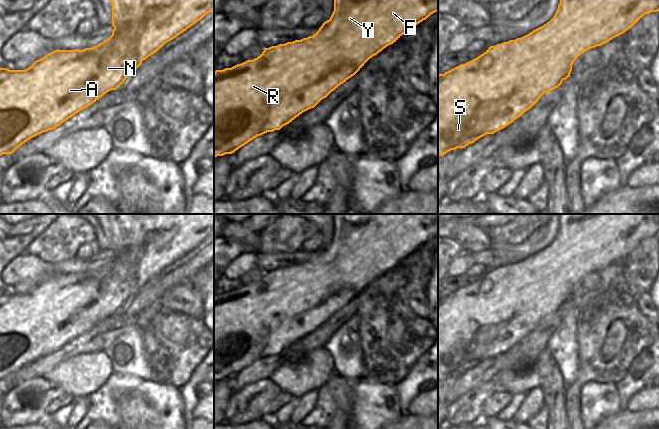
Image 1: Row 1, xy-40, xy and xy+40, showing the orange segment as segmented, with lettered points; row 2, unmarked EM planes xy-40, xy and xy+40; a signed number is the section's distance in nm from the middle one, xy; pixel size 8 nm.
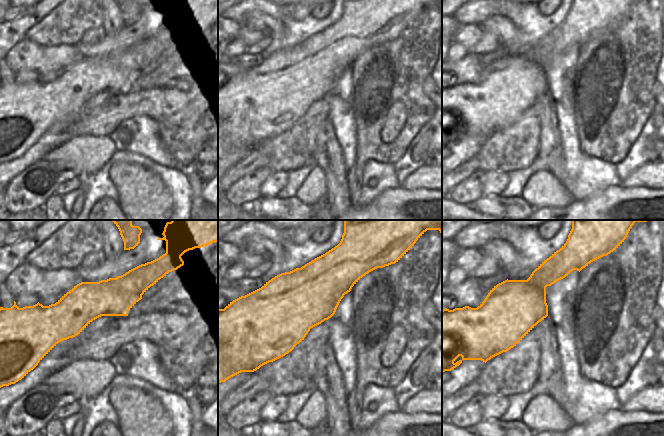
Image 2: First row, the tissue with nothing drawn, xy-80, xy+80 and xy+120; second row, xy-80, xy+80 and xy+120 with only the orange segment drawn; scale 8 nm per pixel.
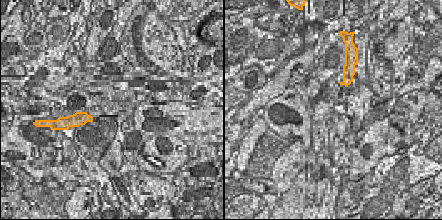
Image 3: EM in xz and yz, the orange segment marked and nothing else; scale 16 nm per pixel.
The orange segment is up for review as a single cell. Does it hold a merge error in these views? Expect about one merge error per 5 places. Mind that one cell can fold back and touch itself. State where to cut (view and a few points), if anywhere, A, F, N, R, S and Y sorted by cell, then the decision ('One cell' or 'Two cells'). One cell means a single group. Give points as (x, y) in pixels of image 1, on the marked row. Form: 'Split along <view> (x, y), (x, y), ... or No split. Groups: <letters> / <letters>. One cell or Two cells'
No split. Groups: A F N R S Y. One cell

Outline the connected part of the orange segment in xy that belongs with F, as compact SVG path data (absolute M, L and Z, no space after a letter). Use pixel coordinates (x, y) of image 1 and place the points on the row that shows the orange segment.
M334 0L334 11L330 19L325 21L313 36L264 48L264 51L253 60L247 60L231 68L216 70L214 72L214 158L225 154L232 154L257 136L280 130L303 112L314 108L332 91L354 76L370 58L396 42L403 34L437 11L438 0Z

